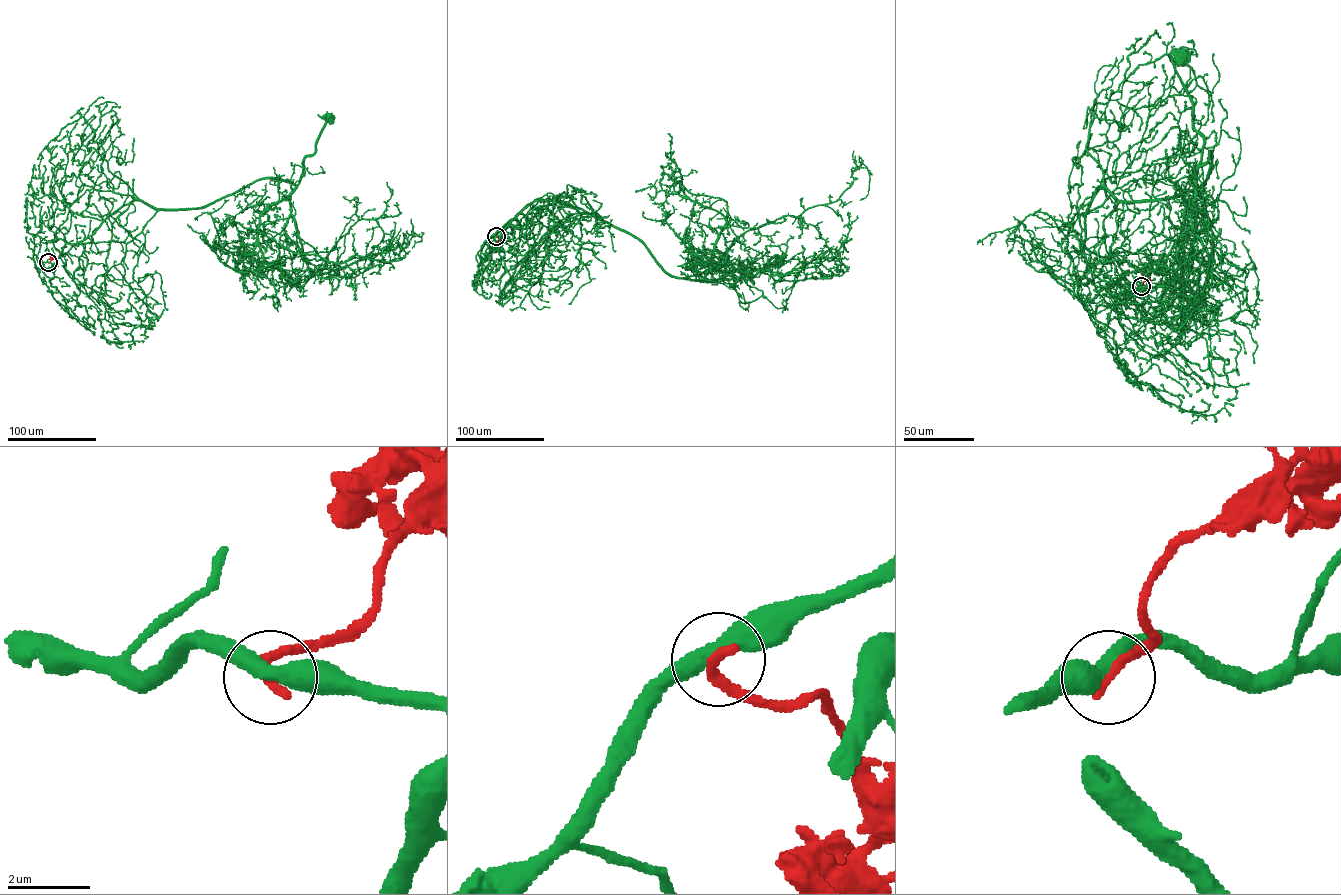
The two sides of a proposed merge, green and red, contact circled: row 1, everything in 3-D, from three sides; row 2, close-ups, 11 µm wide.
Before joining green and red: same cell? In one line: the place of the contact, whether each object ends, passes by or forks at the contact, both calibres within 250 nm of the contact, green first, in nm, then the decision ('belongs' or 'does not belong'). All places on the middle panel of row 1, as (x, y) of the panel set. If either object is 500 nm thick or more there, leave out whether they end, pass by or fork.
(496, 236) | green passes by | red ends | 440/300 nm | does not belong

